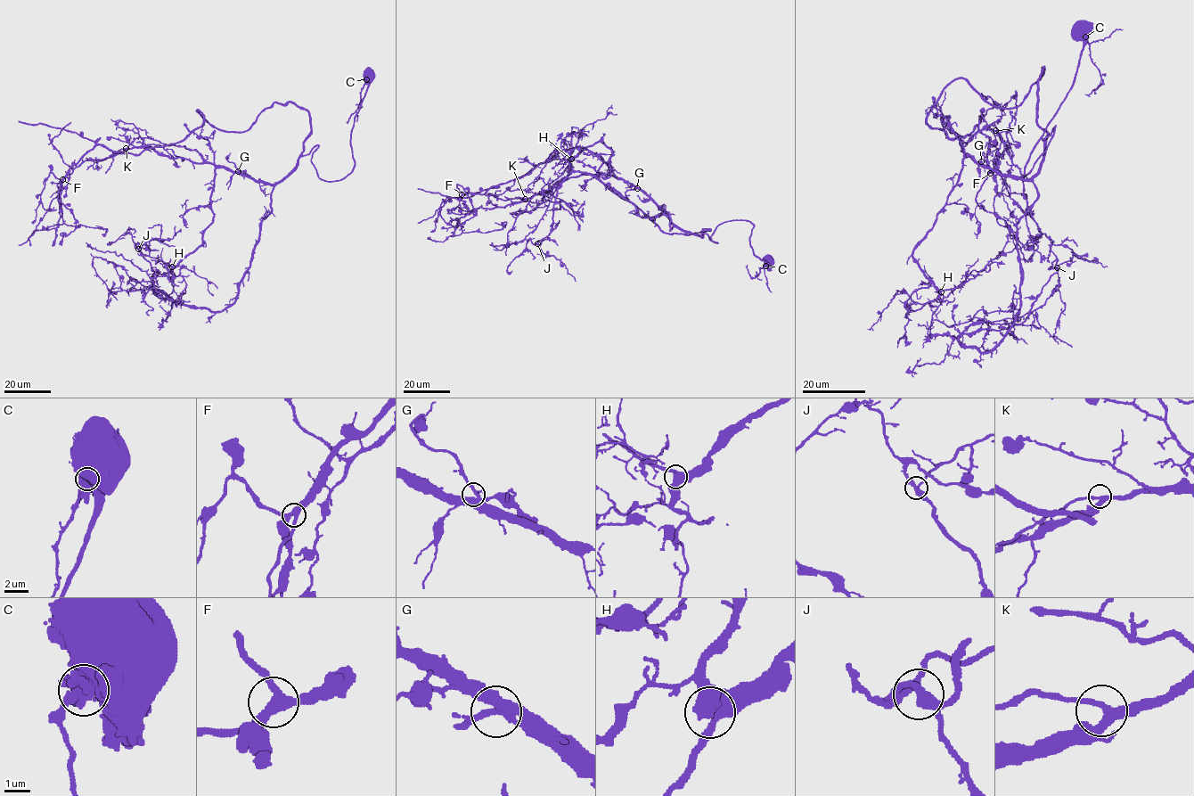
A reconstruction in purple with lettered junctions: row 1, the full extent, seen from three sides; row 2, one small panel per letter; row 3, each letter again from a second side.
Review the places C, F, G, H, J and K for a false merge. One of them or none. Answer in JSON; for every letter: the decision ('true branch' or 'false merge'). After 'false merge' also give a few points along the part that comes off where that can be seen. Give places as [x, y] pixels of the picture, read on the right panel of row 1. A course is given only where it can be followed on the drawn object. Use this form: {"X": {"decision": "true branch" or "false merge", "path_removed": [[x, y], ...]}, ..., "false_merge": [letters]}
{"C": {"decision": "false merge", "path_removed": [[1085, 36], [1090, 59], [1103, 81], [1089, 94], [1084, 94]]}, "F": {"decision": "true branch"}, "G": {"decision": "true branch"}, "H": {"decision": "true branch"}, "J": {"decision": "true branch"}, "K": {"decision": "true branch"}, "false_merge": ["C"]}

